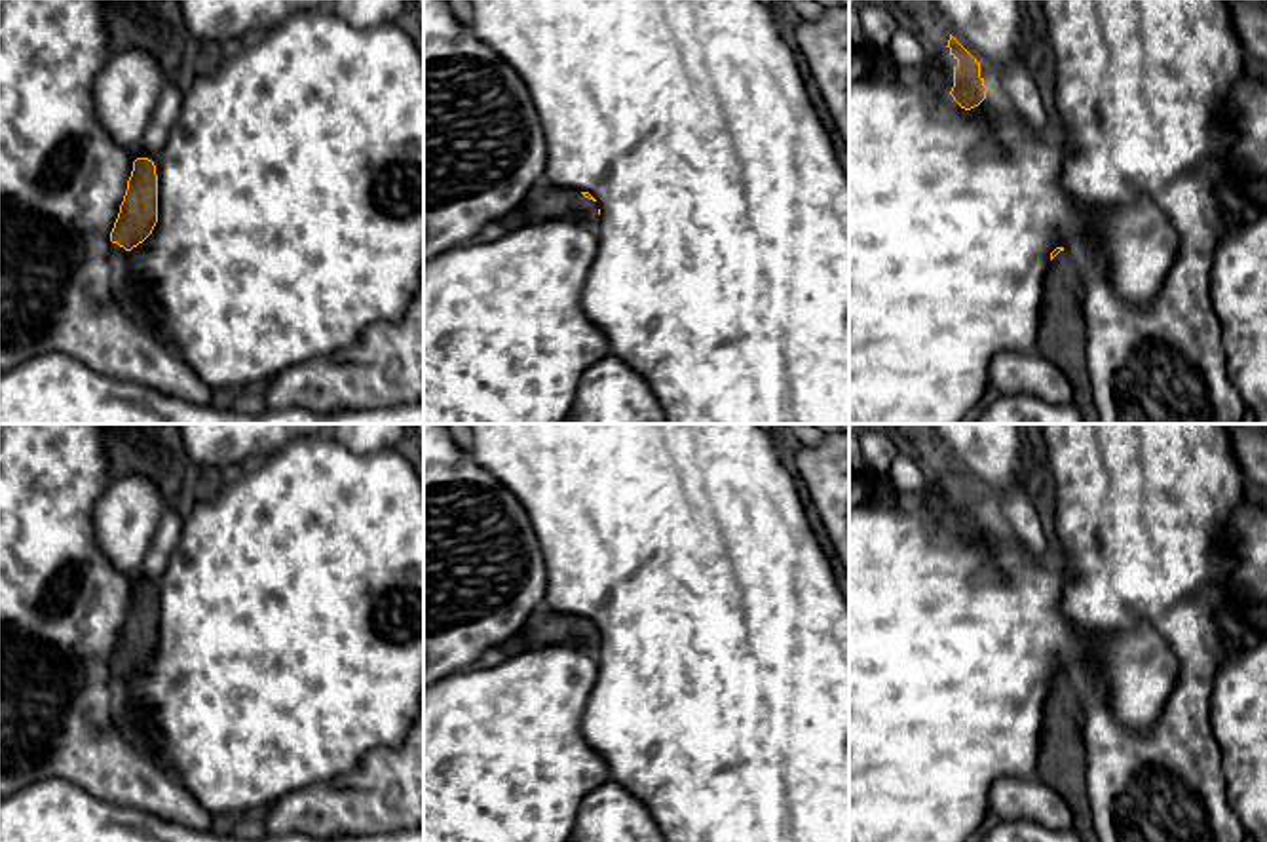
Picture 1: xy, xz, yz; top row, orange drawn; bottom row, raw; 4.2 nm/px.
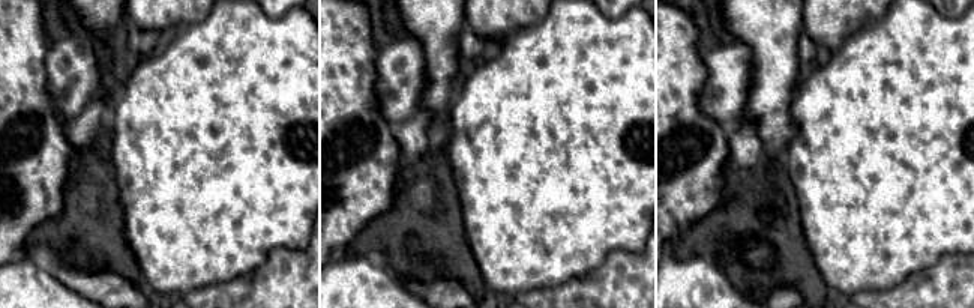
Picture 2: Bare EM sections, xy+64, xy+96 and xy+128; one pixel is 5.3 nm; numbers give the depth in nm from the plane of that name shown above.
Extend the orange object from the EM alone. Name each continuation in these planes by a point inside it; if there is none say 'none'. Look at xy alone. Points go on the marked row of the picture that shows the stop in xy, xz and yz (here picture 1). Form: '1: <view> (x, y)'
1: xy (132, 299)

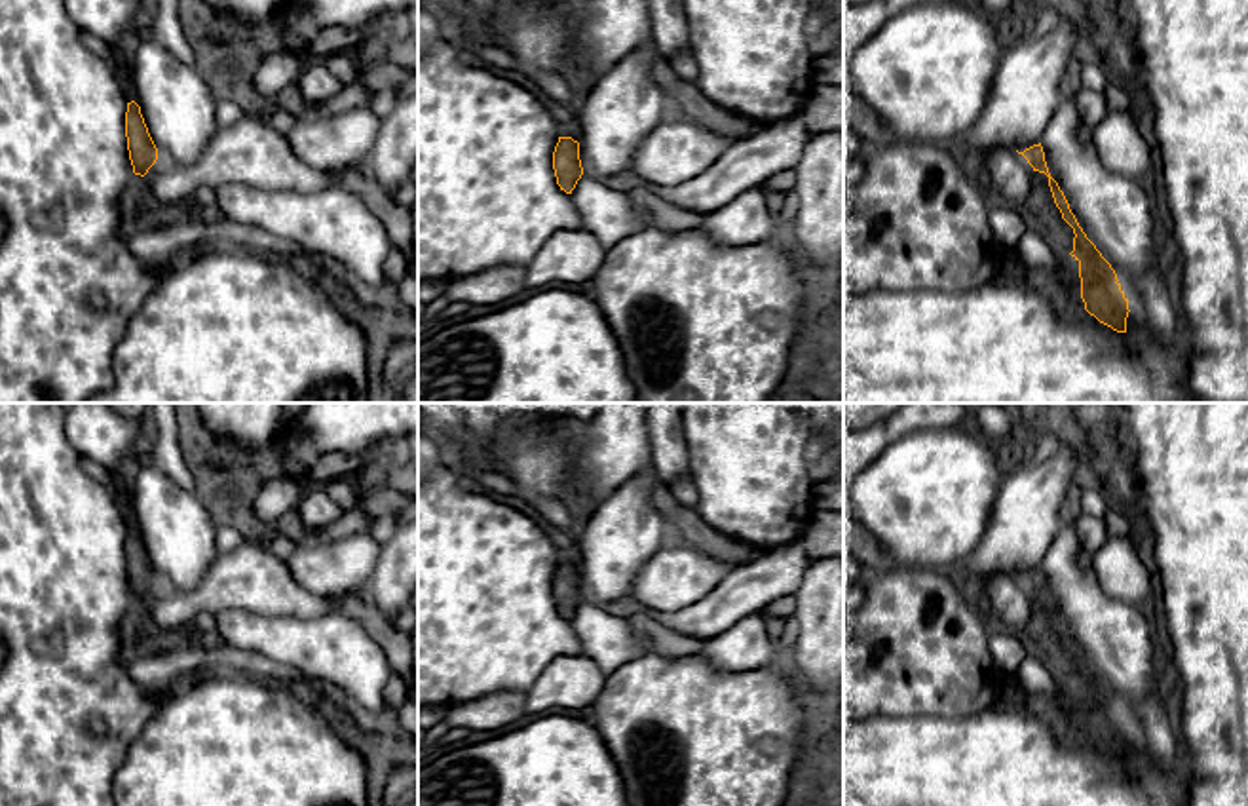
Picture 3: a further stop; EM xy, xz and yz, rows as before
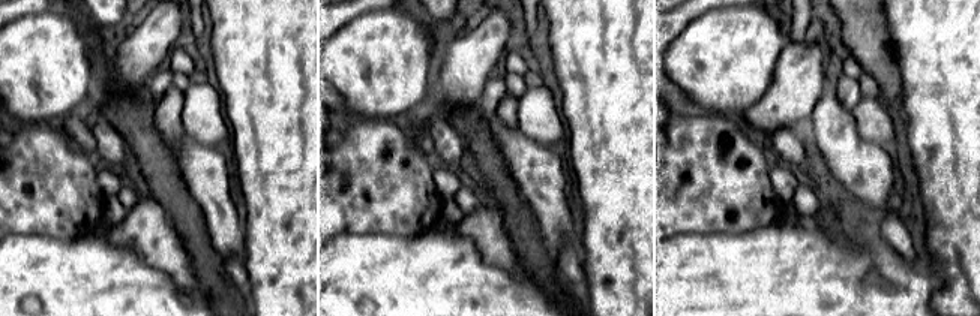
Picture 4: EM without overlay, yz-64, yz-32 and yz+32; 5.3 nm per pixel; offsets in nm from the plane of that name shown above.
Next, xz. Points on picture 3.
none

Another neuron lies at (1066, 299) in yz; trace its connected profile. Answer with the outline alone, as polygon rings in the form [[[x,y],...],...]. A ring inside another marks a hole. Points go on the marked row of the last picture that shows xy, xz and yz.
[[[1062,253],[1054,266],[1028,270],[1024,281],[1041,291],[1060,316],[1069,316],[1085,310],[1085,302],[1081,298],[1081,287],[1071,287],[1069,279],[1062,276],[1060,268],[1064,262],[1071,268],[1071,278],[1079,278],[1077,262]]]

